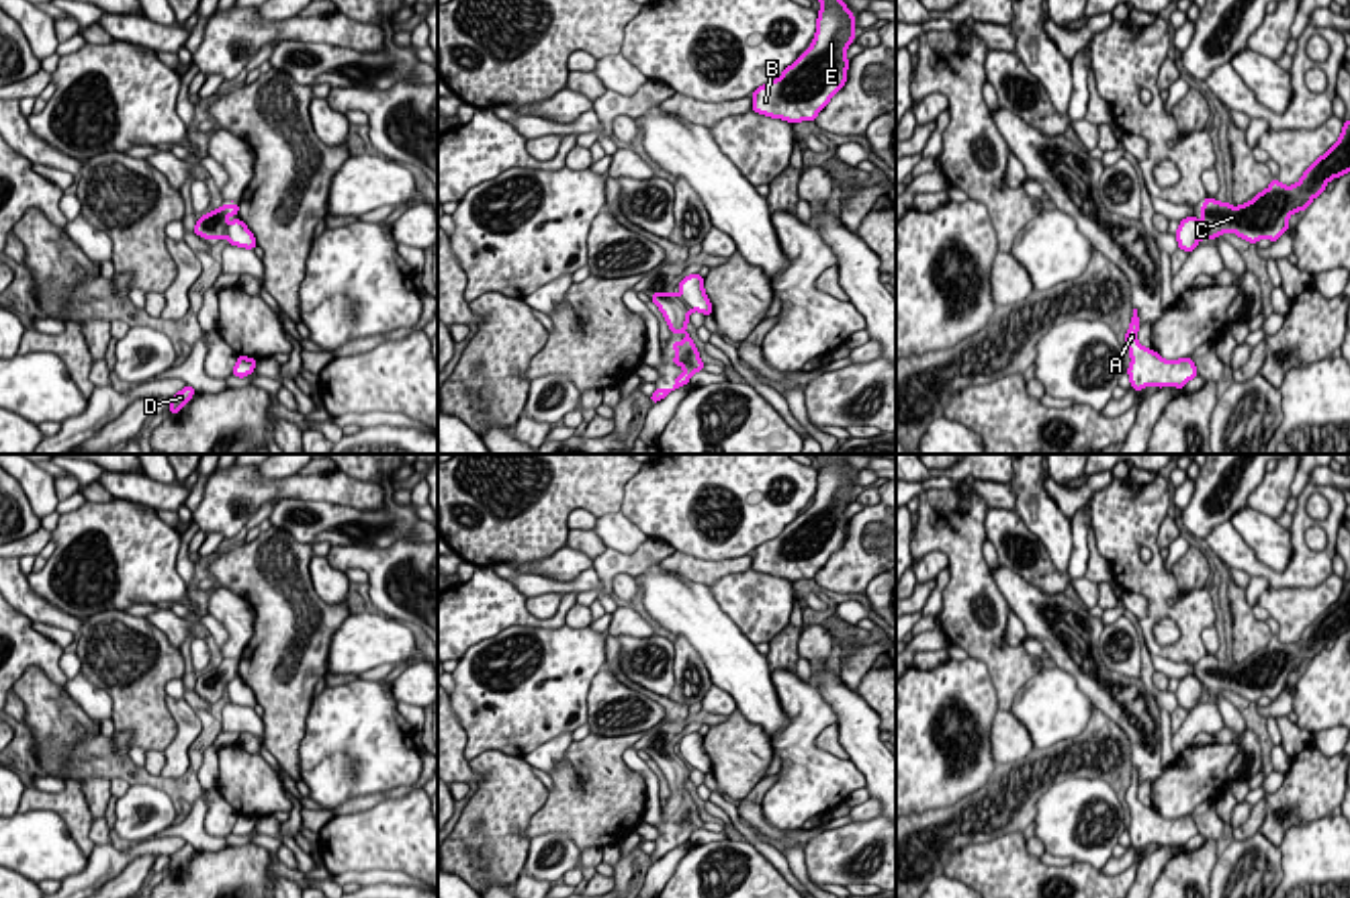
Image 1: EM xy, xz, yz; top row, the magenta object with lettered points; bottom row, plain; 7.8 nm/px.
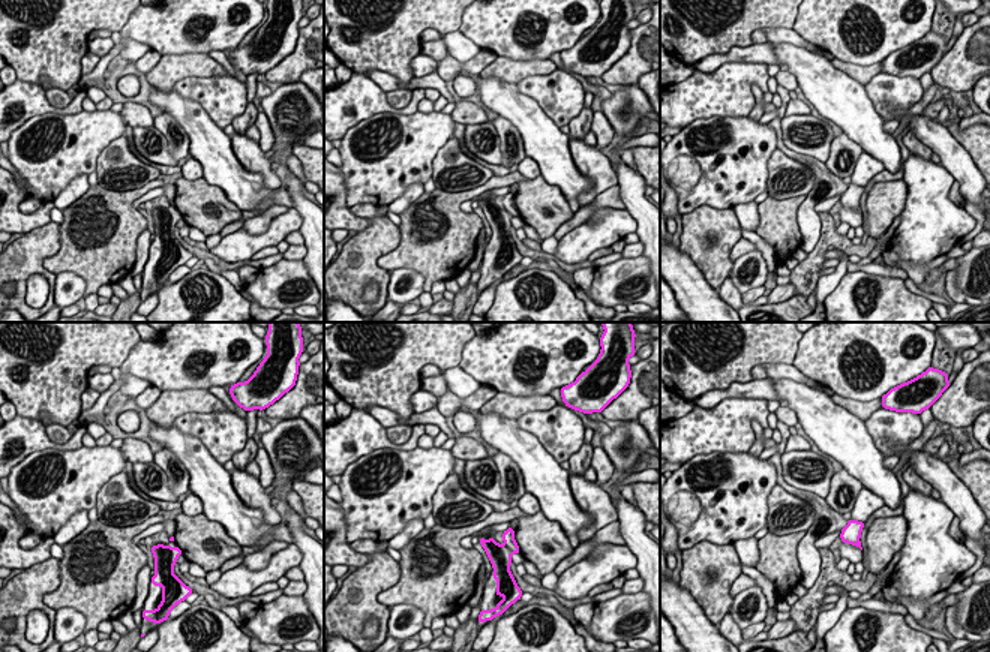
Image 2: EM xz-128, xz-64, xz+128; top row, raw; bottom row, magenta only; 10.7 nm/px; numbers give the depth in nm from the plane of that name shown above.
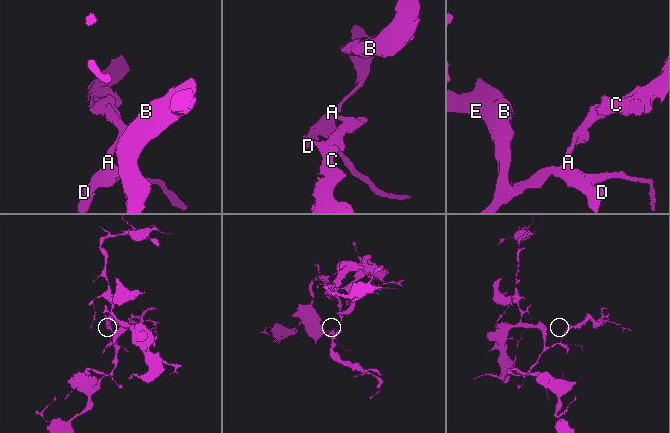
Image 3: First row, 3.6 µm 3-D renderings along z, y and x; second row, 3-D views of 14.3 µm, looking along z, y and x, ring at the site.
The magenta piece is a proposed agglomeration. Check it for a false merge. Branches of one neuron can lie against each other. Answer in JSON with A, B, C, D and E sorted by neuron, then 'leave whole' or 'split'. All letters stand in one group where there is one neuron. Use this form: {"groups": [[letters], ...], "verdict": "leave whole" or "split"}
{"groups": [["A", "B", "D", "E"], ["C"]], "verdict": "split"}

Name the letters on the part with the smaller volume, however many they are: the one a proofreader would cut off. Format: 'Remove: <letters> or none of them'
Remove: C

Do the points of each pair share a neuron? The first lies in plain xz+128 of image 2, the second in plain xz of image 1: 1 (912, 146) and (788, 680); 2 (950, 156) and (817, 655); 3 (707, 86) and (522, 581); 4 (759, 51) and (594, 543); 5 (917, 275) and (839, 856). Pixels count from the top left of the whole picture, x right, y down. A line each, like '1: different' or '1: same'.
1: different
2: different
3: different
4: same
5: different

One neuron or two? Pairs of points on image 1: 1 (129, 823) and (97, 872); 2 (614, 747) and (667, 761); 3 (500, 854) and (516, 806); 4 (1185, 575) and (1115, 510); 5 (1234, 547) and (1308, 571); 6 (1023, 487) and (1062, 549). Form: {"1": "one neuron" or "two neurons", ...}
{"1": "two neurons", "2": "two neurons", "3": "one neuron", "4": "two neurons", "5": "one neuron", "6": "one neuron"}

